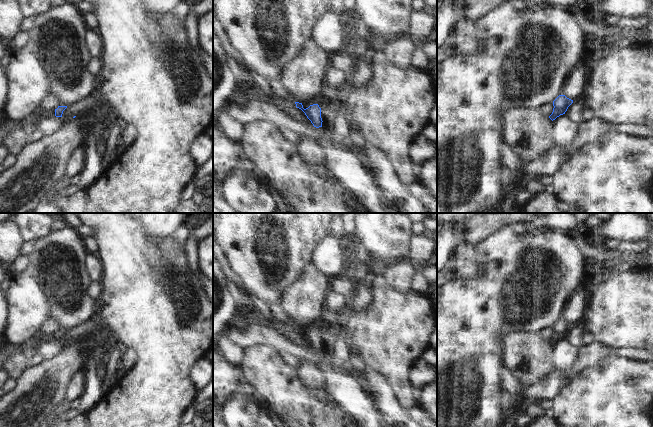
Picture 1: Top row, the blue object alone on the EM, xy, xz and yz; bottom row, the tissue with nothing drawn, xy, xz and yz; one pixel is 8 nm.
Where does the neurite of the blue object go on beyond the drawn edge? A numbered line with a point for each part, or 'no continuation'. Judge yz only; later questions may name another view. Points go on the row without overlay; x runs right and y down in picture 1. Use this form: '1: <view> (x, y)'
no continuation.

